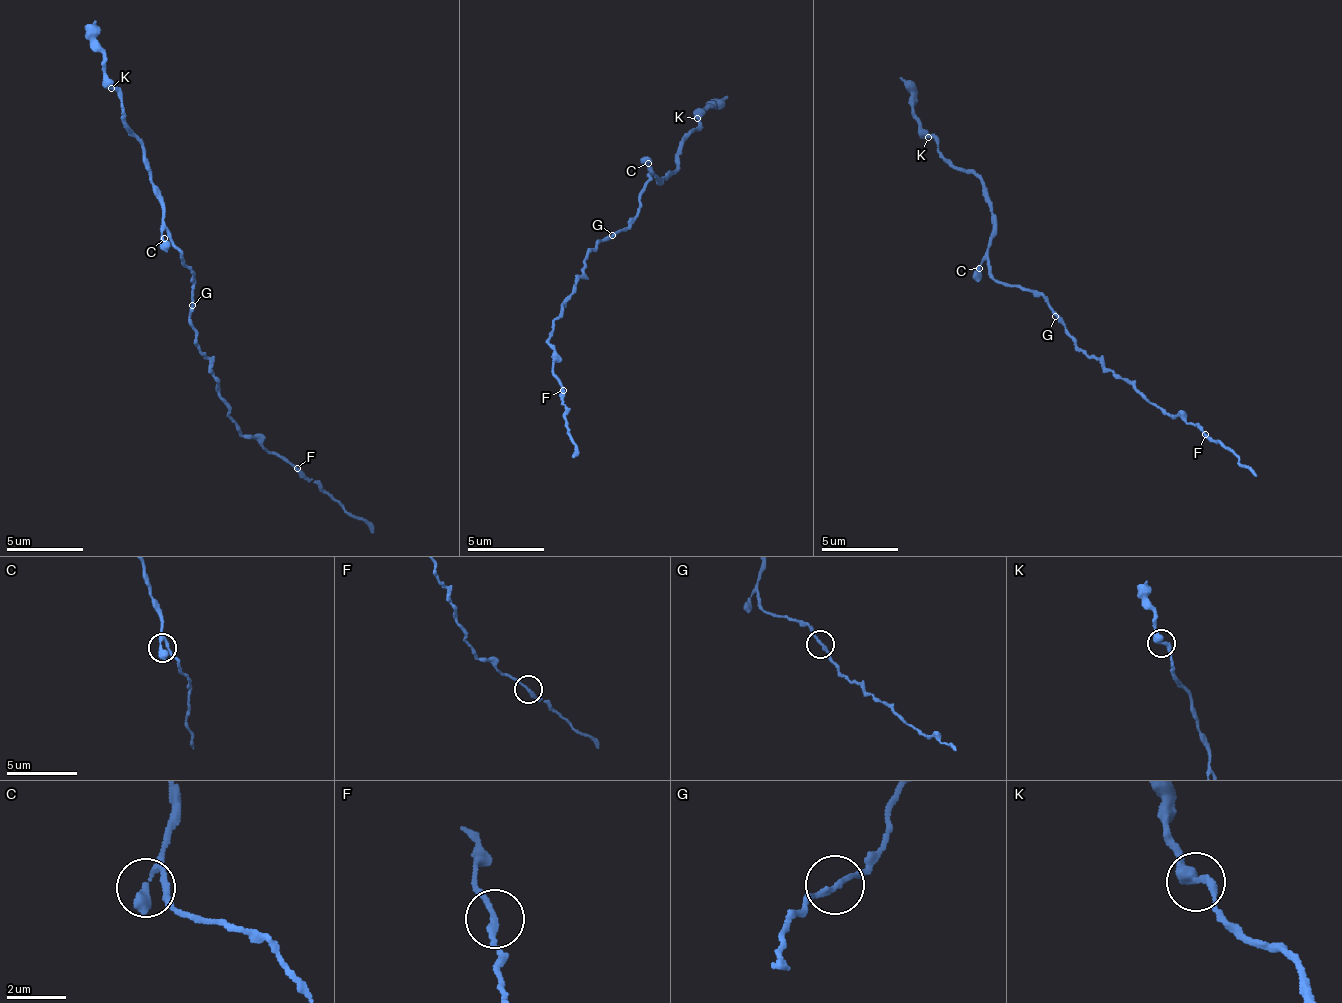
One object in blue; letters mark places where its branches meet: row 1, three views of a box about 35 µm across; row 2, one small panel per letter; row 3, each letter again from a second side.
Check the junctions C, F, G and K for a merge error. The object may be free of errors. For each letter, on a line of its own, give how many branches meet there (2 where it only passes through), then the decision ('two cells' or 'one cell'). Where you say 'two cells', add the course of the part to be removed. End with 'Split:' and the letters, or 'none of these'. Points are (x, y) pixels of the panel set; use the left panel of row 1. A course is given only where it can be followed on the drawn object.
C: 2 | one cell
F: 2 | one cell
G: 2 | one cell
K: 2 | one cell
Split: none of these

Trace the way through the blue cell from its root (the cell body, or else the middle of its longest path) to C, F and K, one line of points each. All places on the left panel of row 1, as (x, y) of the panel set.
C: (192, 301), (194, 283), (190, 282), (193, 273), (182, 265), (178, 256), (180, 248), (166, 231), (164, 238)
F: (192, 301), (189, 322), (232, 416), (259, 445), (296, 467)
K: (192, 301), (193, 273), (182, 265), (152, 168), (110, 89)

